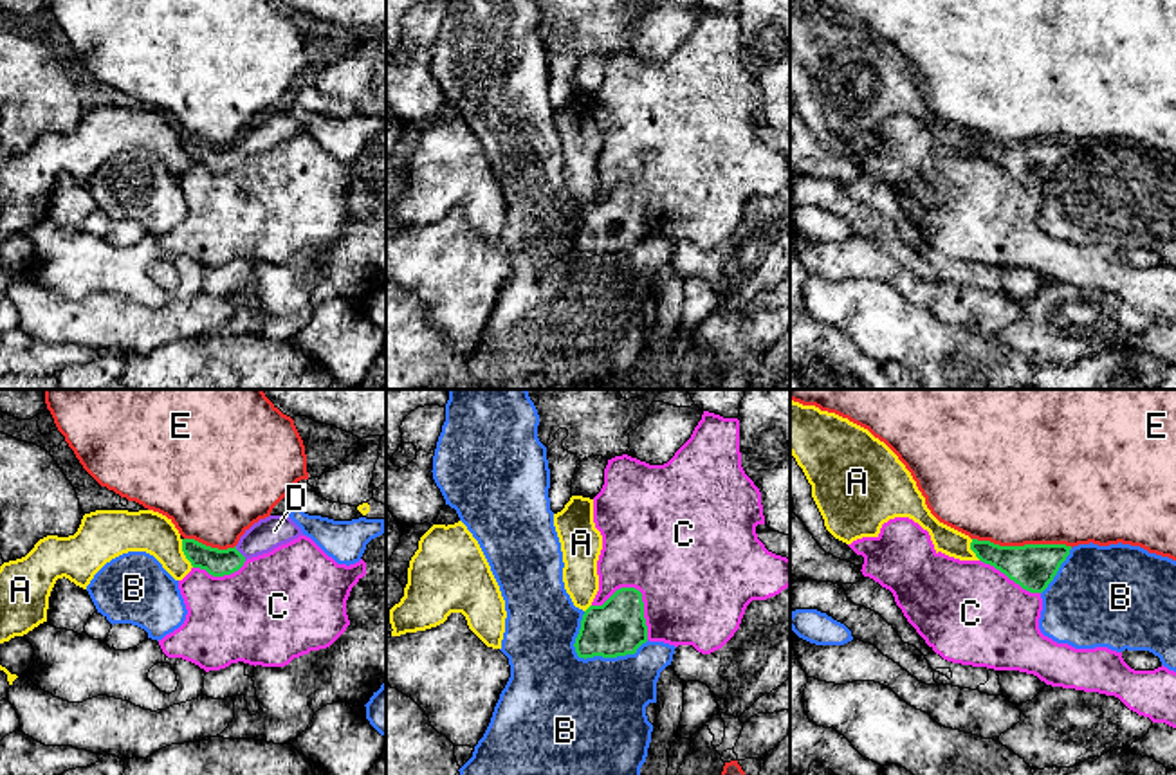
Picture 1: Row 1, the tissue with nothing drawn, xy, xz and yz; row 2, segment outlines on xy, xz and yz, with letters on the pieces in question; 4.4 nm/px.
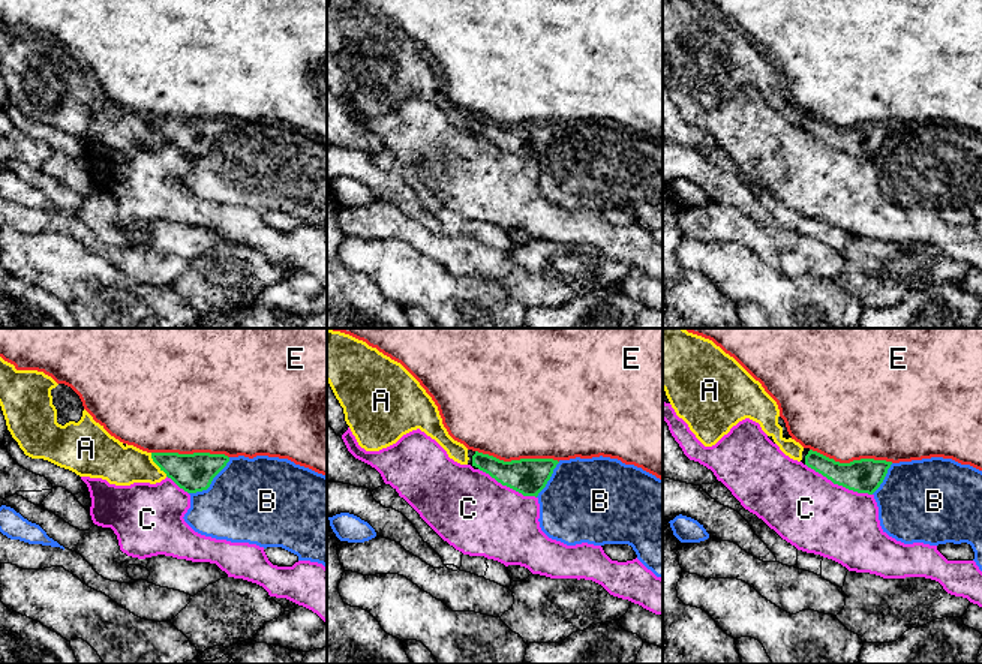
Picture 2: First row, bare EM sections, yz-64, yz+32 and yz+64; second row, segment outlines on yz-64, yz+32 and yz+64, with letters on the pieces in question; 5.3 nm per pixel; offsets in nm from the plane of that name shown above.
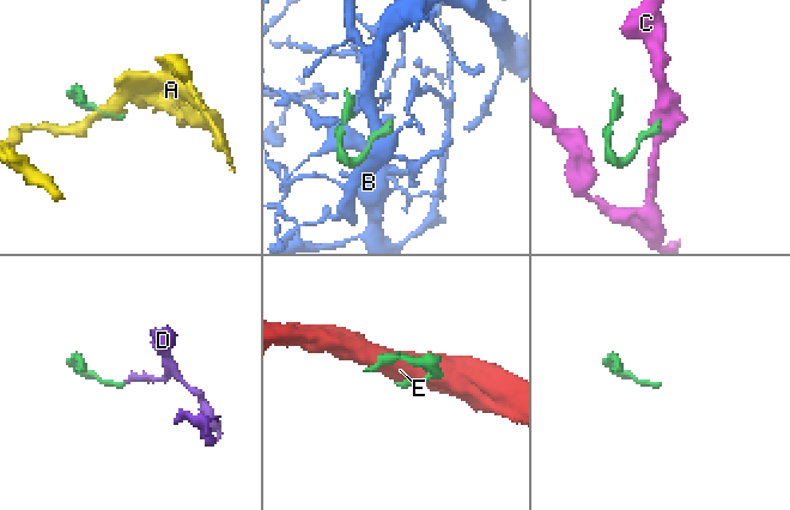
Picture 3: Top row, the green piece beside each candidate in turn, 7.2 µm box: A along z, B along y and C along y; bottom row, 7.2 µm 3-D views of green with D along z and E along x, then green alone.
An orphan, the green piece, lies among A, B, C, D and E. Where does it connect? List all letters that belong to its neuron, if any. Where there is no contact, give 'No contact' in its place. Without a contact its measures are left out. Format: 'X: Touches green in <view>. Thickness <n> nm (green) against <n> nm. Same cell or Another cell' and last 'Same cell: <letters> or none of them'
A: Touches green in xy. Thickness 120 nm (green) against 190 nm. Another cell
B: Touches green in xz. Thickness 260 nm (green) against 460 nm. Another cell
C: Touches green in xz. Thickness 260 nm (green) against 500 nm. Another cell
D: Touches green in xy. Thickness 120 nm (green) against 140 nm. Same cell
E: Touches green in yz. Thickness 200 nm (green) against 500 nm. Another cell
Same cell: D

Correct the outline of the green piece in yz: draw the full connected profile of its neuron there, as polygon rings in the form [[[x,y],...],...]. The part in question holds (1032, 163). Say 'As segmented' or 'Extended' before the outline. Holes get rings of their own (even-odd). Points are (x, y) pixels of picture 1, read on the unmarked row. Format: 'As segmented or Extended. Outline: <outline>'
As segmented. Outline: [[[972,135],[976,153],[1005,169],[1030,189],[1043,189],[1070,151],[1066,141],[999,142],[990,137]]]

